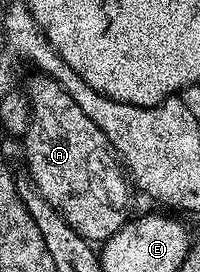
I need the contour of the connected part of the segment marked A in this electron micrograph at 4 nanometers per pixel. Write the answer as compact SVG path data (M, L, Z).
M33 73L29 84L23 87L23 92L30 103L30 125L25 135L25 167L29 170L28 182L85 239L90 241L104 241L110 239L123 224L131 218L129 212L129 191L131 183L127 178L127 172L112 145L103 137L103 129L71 101L67 89L59 85L54 79L40 73Z

